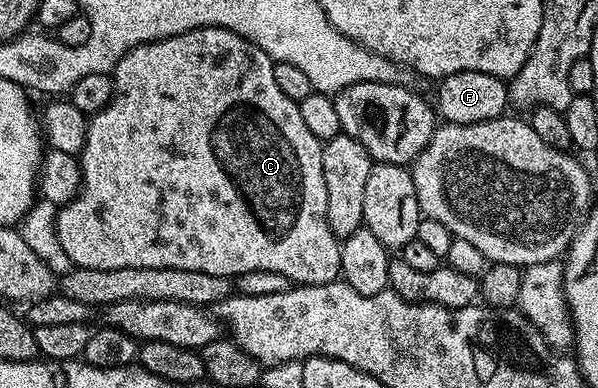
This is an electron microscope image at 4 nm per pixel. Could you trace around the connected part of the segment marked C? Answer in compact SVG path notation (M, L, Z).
M201 27L176 37L133 47L114 66L114 98L103 111L89 116L86 140L80 156L82 187L75 199L57 208L54 223L60 246L74 267L88 269L124 269L151 267L152 269L196 269L196 273L212 273L237 277L250 270L267 270L288 277L291 284L307 287L335 282L342 266L340 241L328 225L328 185L324 185L322 164L323 140L312 137L307 123L300 117L298 103L287 97L276 85L272 74L274 60L252 41L219 27Z

